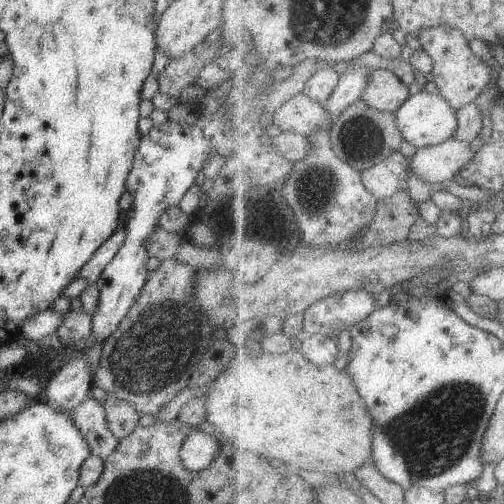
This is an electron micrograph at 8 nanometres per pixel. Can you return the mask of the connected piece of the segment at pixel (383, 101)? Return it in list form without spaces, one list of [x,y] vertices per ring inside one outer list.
[[[375,70],[369,79],[363,98],[379,111],[397,113],[412,96],[409,84],[391,70]]]

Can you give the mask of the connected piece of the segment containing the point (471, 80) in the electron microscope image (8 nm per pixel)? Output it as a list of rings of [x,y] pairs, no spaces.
[[[443,24],[442,26],[423,28],[419,32],[418,39],[422,47],[434,57],[433,73],[436,76],[435,82],[438,84],[438,90],[444,98],[452,103],[452,106],[455,106],[456,110],[459,111],[476,102],[486,90],[486,86],[492,83],[490,66],[474,52],[471,41],[460,27]]]

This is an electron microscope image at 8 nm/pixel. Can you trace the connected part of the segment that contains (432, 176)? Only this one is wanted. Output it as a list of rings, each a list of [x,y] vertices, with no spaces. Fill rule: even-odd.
[[[454,138],[439,145],[419,149],[411,163],[415,174],[425,183],[445,184],[458,180],[459,172],[475,156],[470,143]]]

